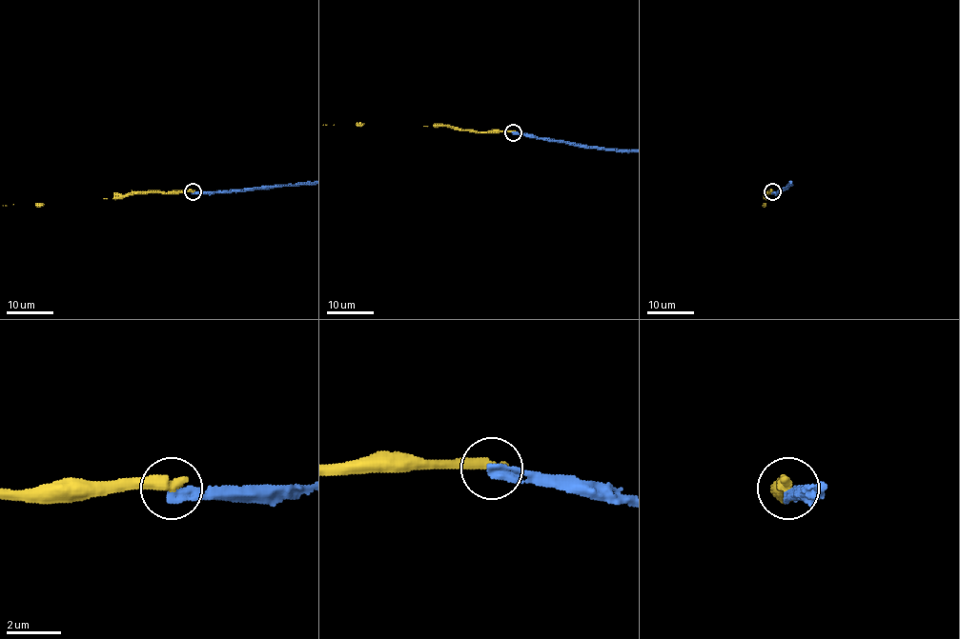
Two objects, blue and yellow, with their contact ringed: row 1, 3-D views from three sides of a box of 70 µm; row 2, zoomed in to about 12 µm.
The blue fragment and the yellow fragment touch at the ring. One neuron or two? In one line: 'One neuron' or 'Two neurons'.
Two neurons

